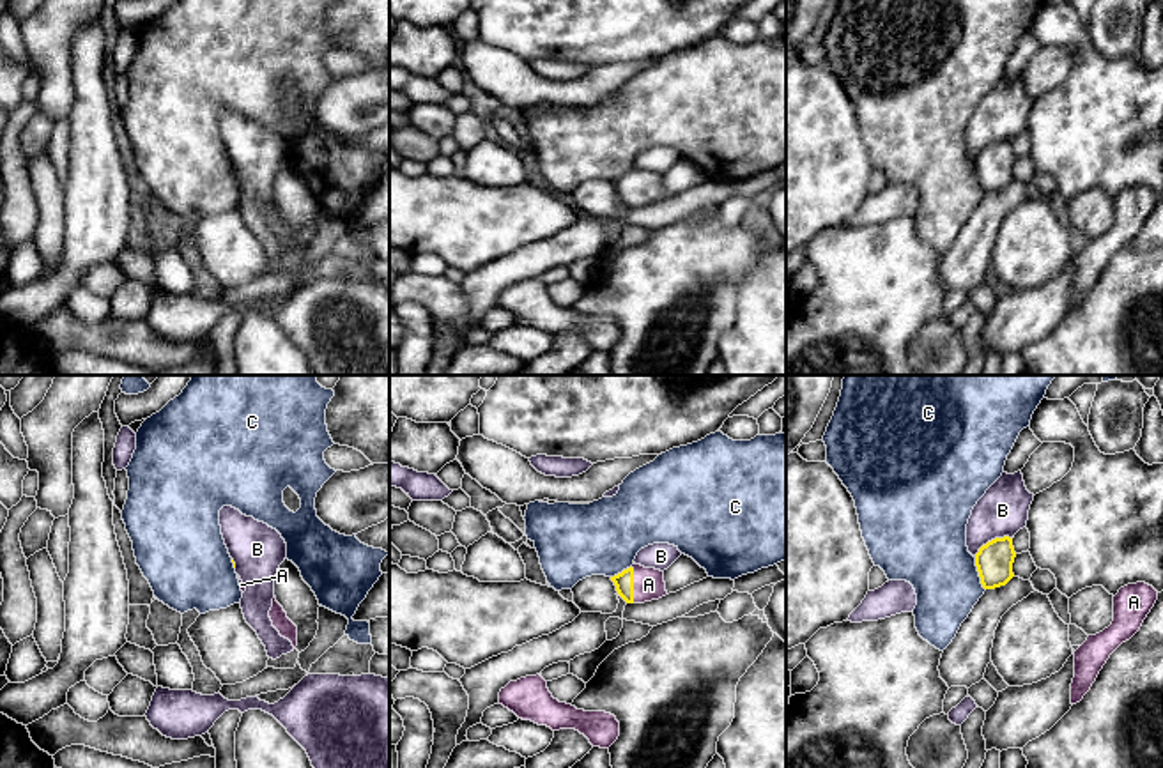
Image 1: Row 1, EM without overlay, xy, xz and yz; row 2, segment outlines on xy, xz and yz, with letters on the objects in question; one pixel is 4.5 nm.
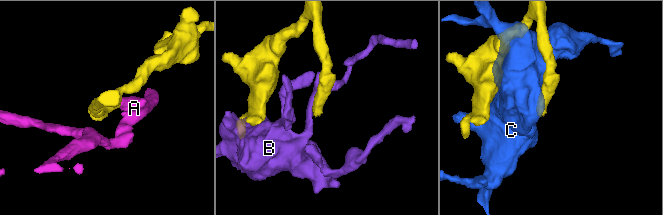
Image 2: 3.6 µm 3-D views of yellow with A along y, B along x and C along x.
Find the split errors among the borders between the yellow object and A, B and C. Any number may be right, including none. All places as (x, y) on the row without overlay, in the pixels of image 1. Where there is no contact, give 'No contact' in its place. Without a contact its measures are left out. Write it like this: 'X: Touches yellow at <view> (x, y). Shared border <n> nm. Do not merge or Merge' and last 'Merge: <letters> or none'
A: Touches yellow at xz (632, 188). Shared border 170 nm. Merge
B: Touches yellow at yz (992, 144). Shared border 200 nm. Do not merge
C: Touches yellow at yz (979, 177). Shared border 160 nm. Do not merge
Merge: A

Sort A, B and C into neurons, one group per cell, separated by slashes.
A / B / C

